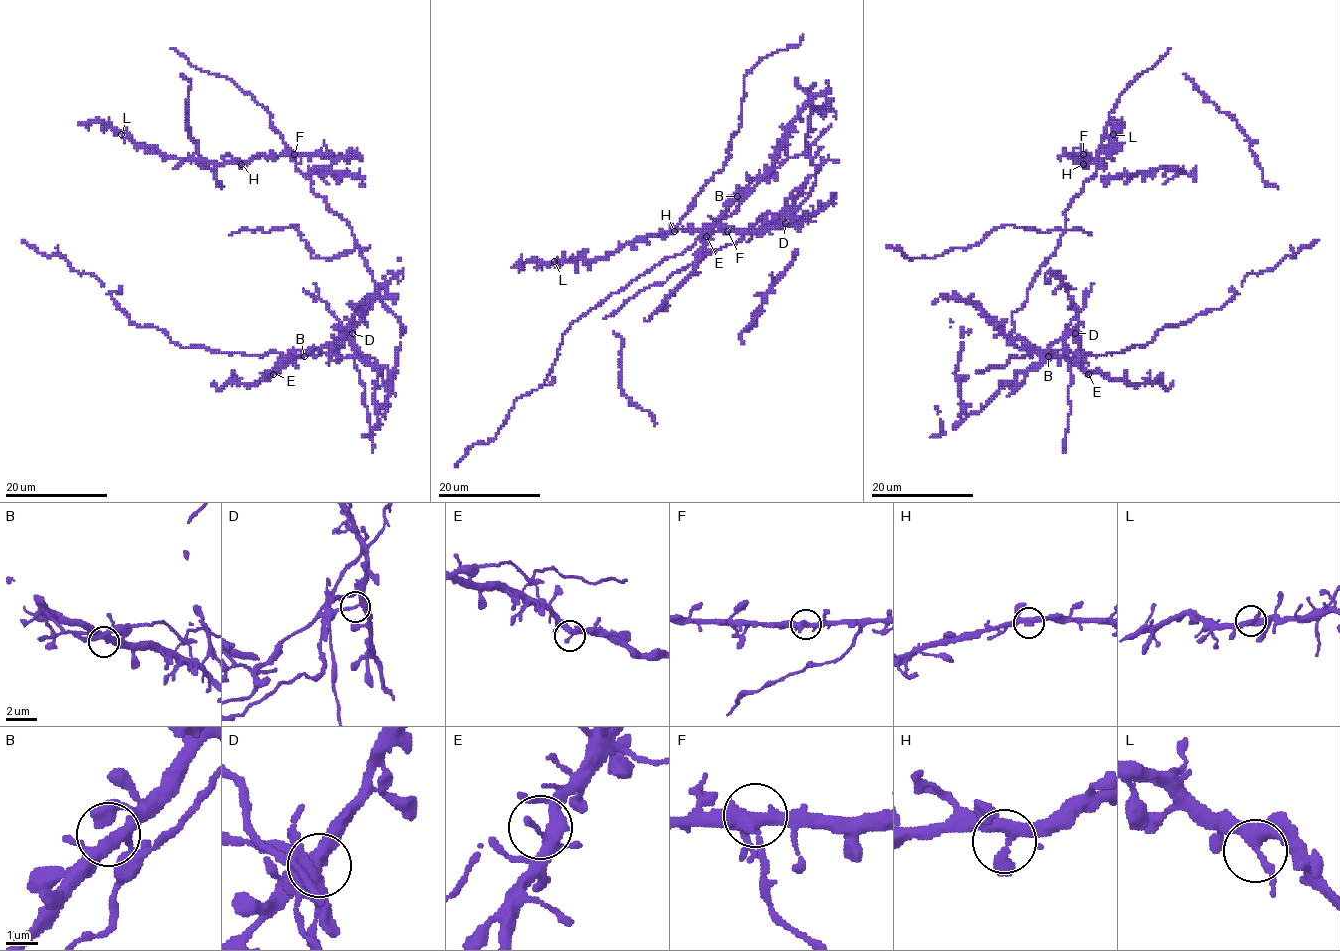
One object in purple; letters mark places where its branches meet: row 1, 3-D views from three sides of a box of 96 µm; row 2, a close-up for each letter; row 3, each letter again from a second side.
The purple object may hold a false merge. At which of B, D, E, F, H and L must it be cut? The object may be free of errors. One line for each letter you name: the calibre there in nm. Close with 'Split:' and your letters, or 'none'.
D: calibre 300 nm
Split: D

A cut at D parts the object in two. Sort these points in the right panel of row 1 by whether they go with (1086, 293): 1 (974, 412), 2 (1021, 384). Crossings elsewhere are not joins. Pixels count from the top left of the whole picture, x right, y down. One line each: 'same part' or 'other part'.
1: same part
2: same part

